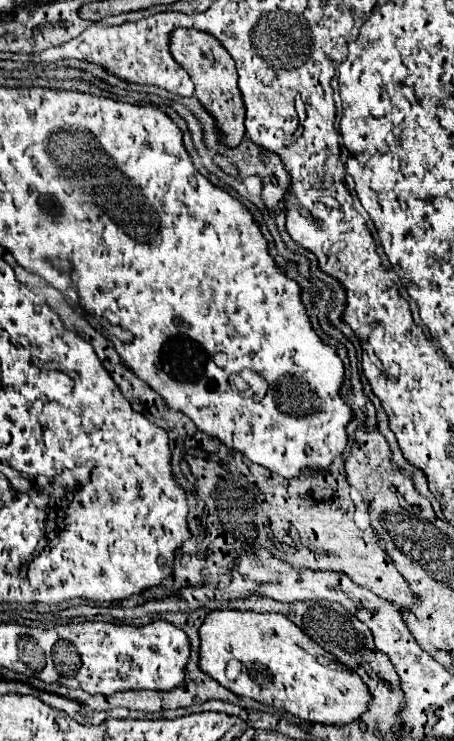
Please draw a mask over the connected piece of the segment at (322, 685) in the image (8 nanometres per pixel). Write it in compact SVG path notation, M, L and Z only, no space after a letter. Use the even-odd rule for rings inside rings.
M236 610L212 612L206 616L206 622L200 628L200 640L202 640L200 668L206 674L210 674L214 680L218 680L222 686L226 686L238 696L246 696L264 706L272 706L276 710L288 712L304 722L350 724L362 718L362 714L366 712L372 700L366 684L356 672L342 666L332 654L328 654L324 648L314 644L314 640L310 640L298 626L292 624L292 620L288 620L282 614L256 614L256 612L236 612ZM230 658L242 662L242 674L236 682L226 678L226 664Z

